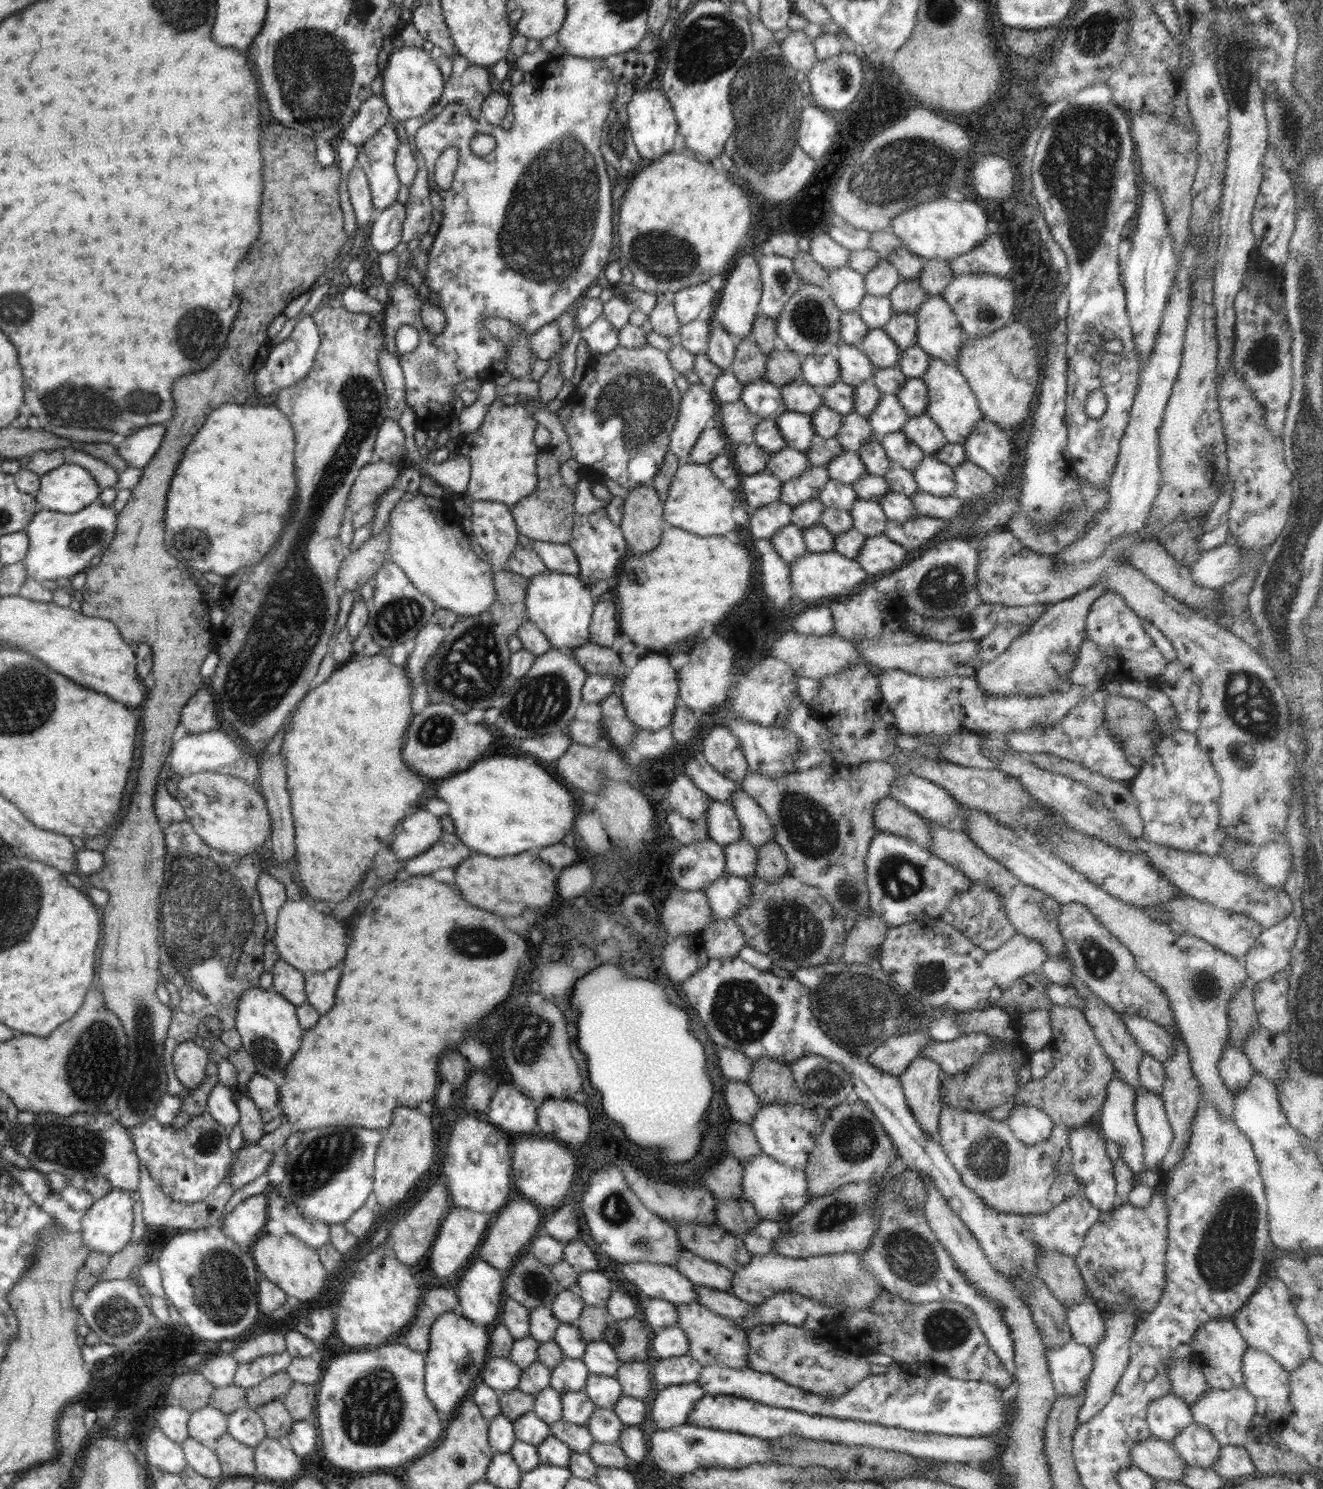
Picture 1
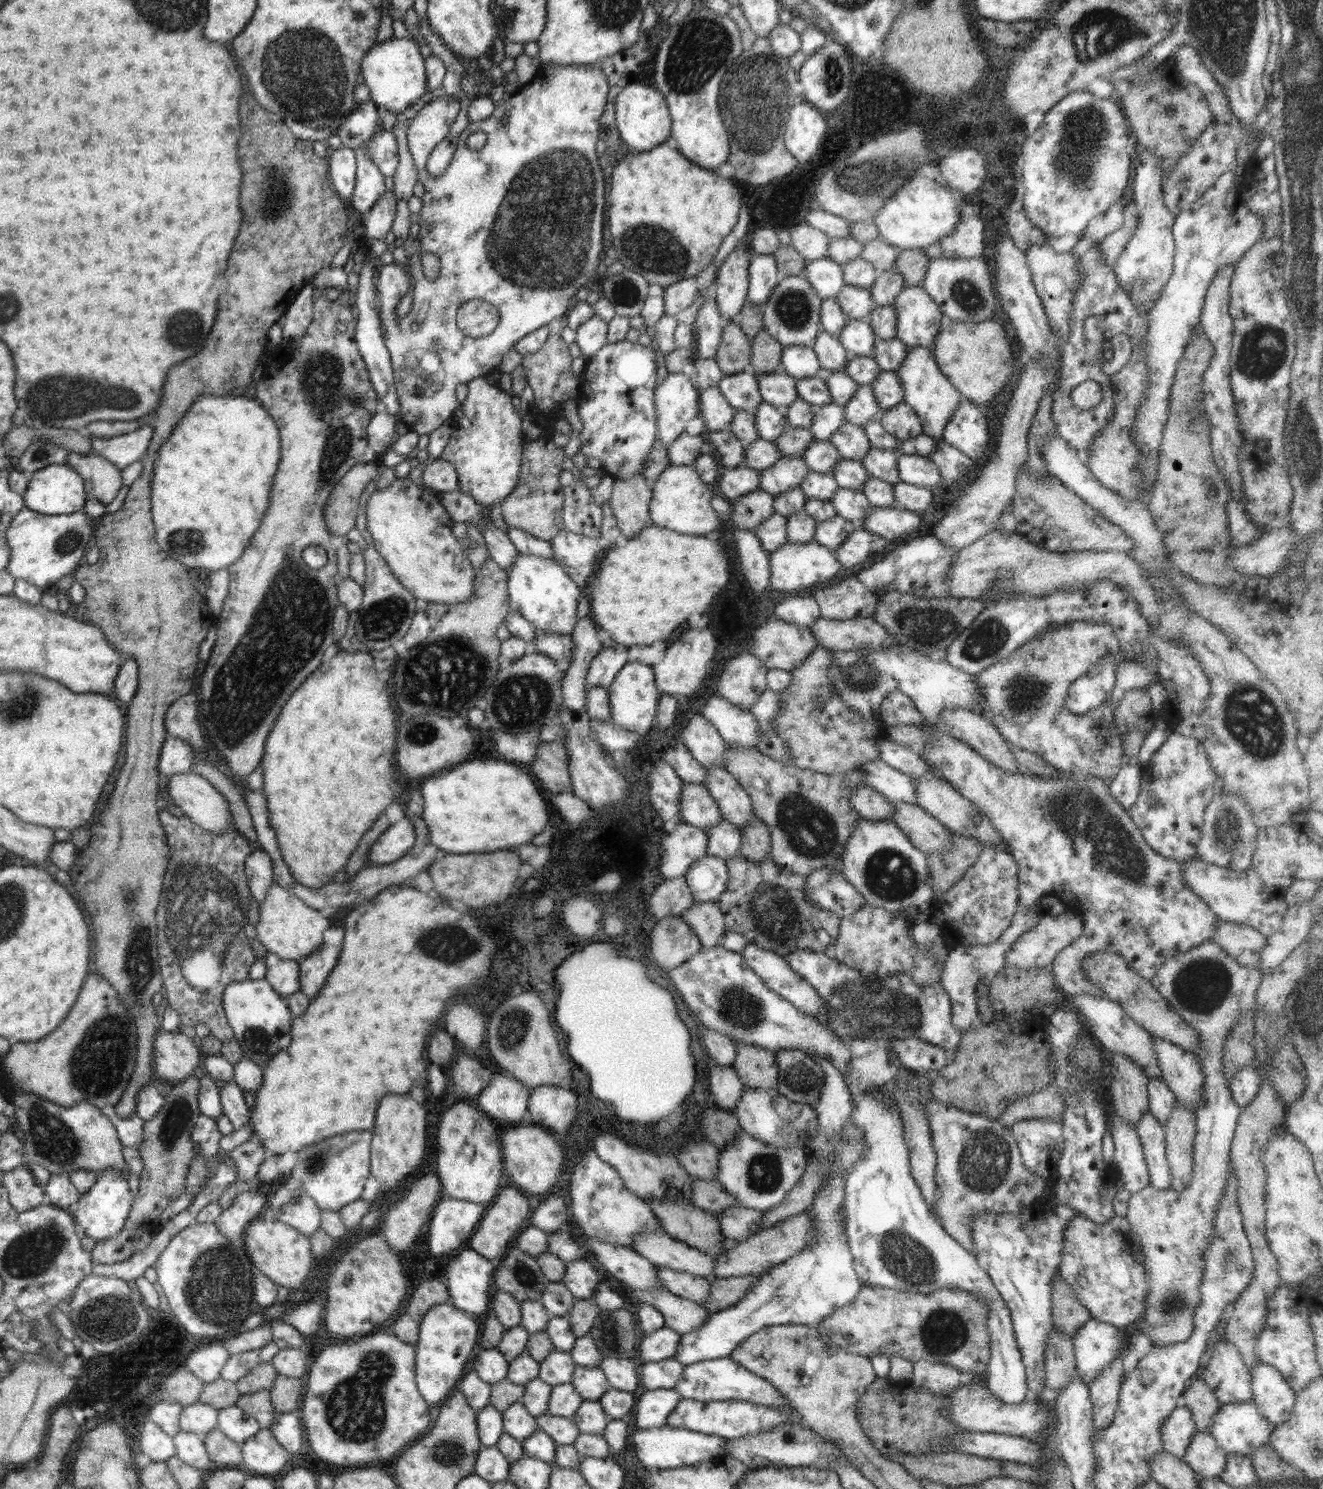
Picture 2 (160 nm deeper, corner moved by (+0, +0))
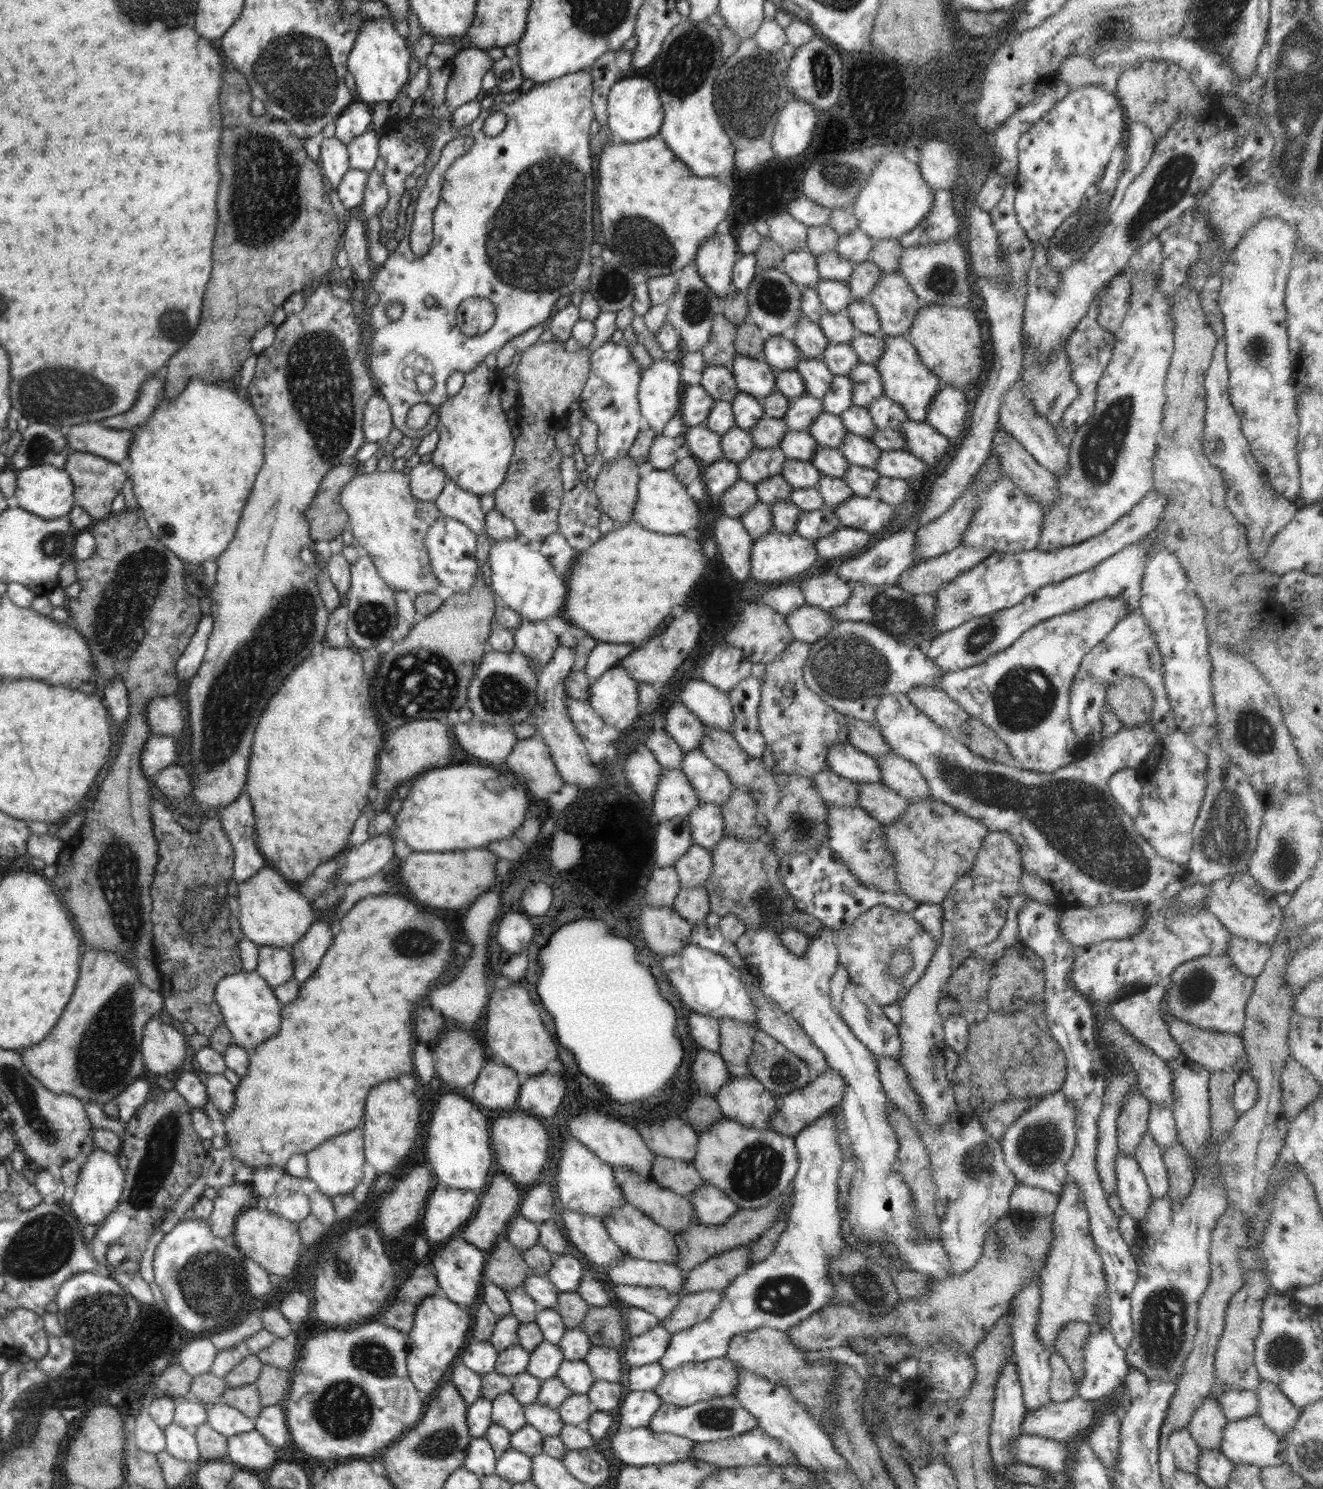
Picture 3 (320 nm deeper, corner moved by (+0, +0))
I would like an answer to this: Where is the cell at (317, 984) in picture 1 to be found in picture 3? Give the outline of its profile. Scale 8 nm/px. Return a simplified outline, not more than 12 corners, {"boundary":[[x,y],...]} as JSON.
{"boundary":[[318,918],[289,951],[300,986],[310,978],[332,942]]}

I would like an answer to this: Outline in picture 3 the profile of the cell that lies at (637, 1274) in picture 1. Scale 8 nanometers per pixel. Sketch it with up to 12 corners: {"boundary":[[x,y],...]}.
{"boundary":[[570,1209],[560,1218],[586,1263],[626,1257],[599,1218]]}

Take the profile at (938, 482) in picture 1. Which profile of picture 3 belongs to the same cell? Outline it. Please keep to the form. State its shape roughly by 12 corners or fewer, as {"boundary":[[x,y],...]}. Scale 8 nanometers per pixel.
{"boundary":[[905,450],[882,451],[881,476],[911,480],[927,464]]}

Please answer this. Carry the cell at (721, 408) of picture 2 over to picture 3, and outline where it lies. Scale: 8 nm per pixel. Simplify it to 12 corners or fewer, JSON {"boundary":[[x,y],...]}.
{"boundary":[[690,385],[681,402],[687,427],[704,425],[714,401]]}

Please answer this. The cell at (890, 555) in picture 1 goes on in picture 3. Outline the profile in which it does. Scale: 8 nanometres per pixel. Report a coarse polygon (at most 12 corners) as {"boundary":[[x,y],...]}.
{"boundary":[[840,526],[815,540],[820,558],[848,558],[870,533]]}

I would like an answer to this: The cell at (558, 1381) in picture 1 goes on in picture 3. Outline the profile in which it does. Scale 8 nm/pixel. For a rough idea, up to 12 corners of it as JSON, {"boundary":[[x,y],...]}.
{"boundary":[[544,1340],[531,1352],[526,1372],[556,1377],[562,1349]]}

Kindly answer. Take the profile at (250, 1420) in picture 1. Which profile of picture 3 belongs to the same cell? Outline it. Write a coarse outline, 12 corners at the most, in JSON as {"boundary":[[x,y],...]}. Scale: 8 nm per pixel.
{"boundary":[[222,1402],[207,1423],[227,1437],[255,1429],[254,1419]]}

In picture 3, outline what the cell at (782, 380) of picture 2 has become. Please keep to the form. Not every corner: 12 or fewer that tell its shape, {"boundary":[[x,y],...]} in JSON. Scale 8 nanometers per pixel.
{"boundary":[[736,355],[738,390],[758,399],[775,390],[778,370],[760,358]]}

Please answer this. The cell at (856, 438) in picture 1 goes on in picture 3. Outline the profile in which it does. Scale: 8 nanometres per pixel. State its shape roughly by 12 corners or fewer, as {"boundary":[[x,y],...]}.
{"boundary":[[789,397],[782,419],[789,430],[807,430],[822,411],[822,399]]}

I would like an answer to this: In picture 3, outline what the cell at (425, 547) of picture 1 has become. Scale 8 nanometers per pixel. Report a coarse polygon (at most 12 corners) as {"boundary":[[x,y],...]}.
{"boundary":[[394,469],[341,490],[348,528],[394,590],[438,588],[423,538],[442,515]]}

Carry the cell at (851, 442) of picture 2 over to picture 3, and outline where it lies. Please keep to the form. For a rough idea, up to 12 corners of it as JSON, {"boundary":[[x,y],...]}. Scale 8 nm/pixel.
{"boundary":[[822,411],[807,431],[818,445],[837,449],[848,434],[838,415]]}

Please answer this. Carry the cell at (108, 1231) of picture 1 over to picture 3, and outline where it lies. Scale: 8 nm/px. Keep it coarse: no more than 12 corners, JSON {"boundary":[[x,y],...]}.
{"boundary":[[98,1147],[80,1162],[66,1207],[98,1226],[120,1202],[126,1178]]}

